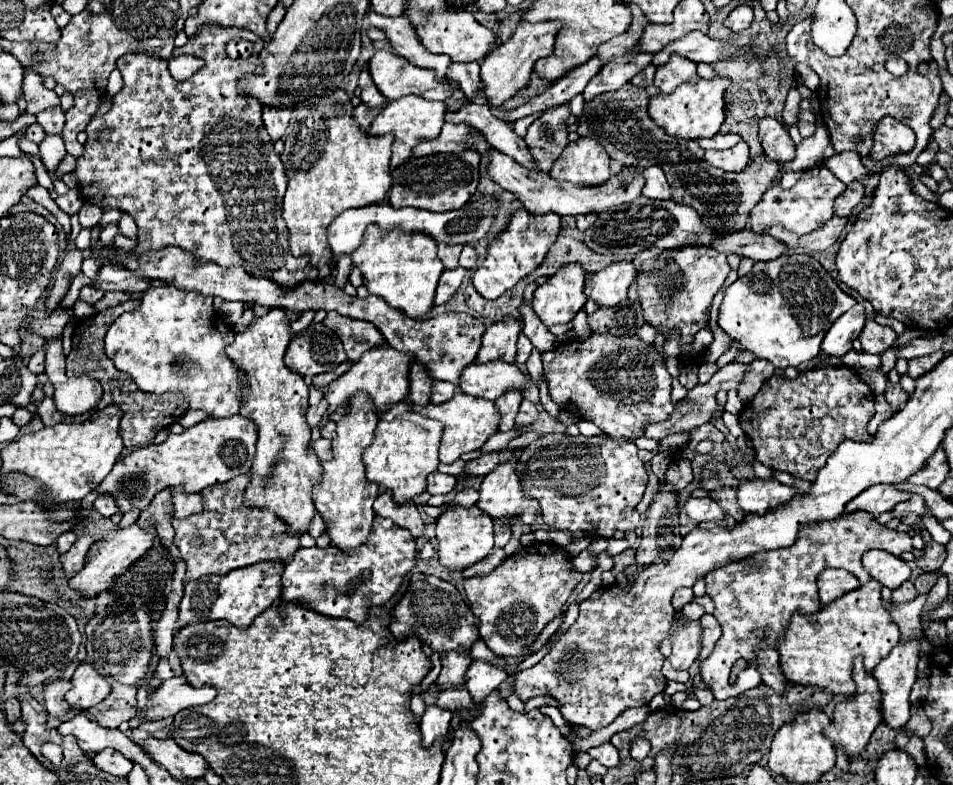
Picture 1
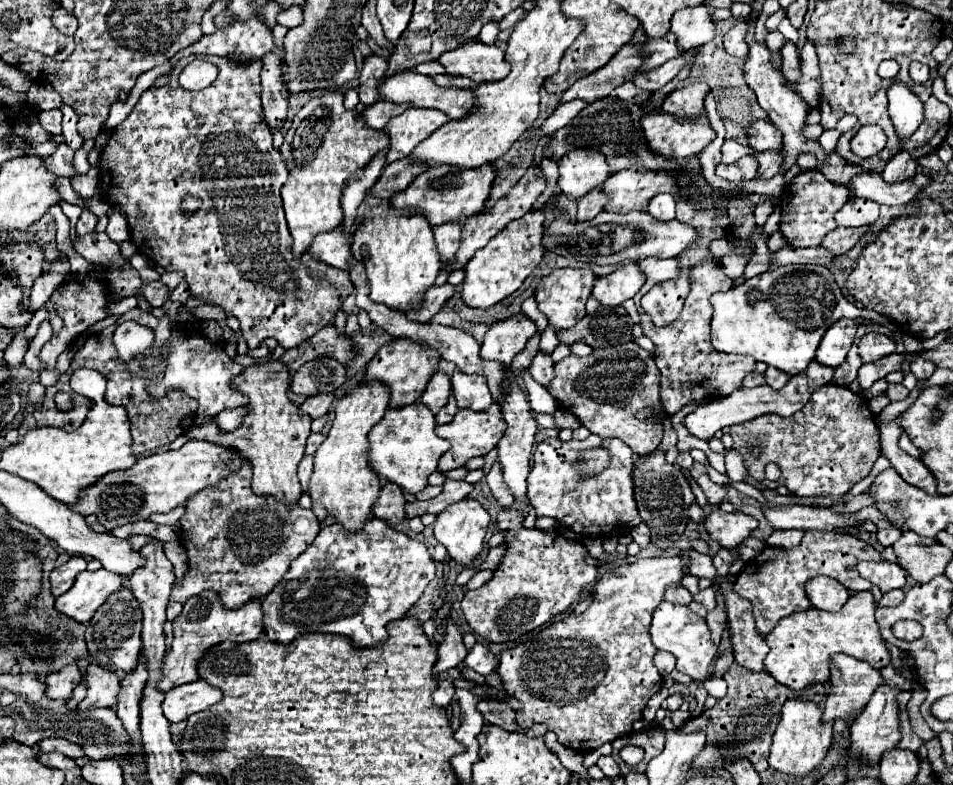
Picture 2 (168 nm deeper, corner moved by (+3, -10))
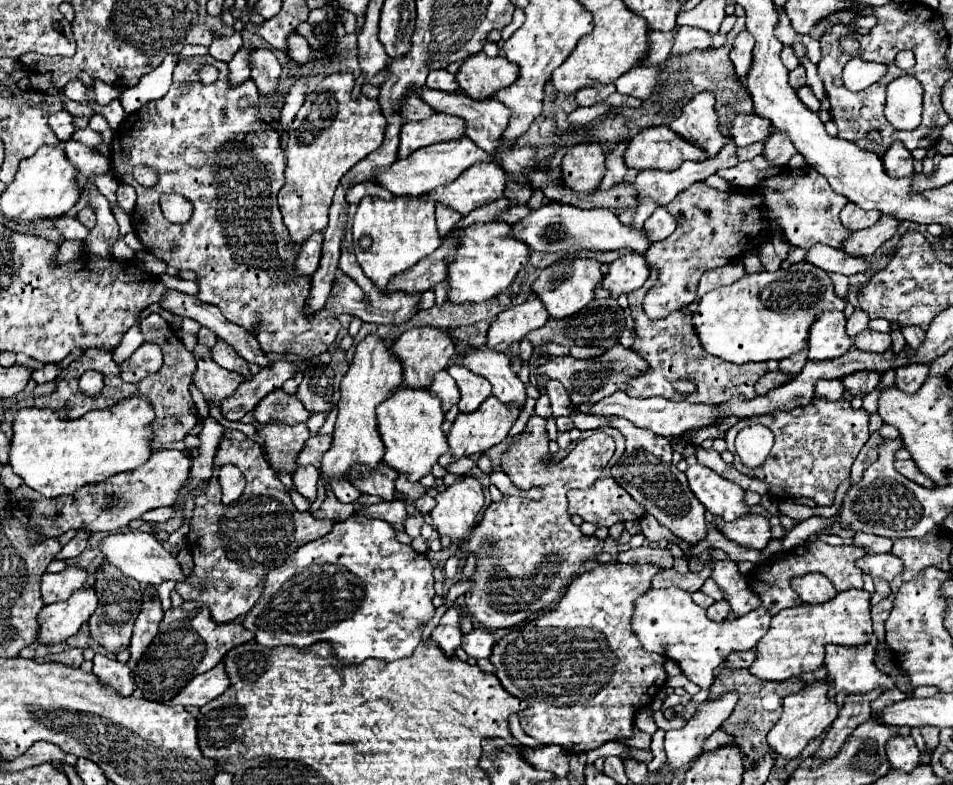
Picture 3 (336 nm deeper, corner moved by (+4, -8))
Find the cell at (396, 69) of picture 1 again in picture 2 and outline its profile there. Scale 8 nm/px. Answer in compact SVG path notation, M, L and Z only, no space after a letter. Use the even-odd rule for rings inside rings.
M403 71L381 79L379 93L383 99L393 103L411 103L415 107L439 109L451 119L465 119L465 115L471 113L471 107L475 107L473 89L443 89L437 87L431 77L415 71Z

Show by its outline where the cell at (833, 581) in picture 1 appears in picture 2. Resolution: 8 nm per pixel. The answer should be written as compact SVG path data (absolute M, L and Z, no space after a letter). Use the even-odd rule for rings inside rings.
M813 577L805 583L805 593L815 609L839 611L847 599L849 591L831 577Z

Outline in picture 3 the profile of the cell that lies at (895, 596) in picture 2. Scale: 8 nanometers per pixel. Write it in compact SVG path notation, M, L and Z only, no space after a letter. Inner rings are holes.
M874 579L874 587L876 587L876 591L874 591L874 595L872 595L872 605L880 603L882 599L886 599L886 597L892 595L890 585L888 585L886 581L882 581L882 579Z

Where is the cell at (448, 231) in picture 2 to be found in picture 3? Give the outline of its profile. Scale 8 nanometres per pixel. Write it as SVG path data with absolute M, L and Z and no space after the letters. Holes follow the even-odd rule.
M436 205L436 221L438 221L438 233L440 237L446 237L446 233L450 233L450 229L462 219L460 213L454 213L452 209L444 207L444 205Z

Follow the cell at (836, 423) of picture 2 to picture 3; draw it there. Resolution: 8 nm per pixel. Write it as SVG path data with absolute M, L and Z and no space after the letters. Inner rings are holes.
M814 397L810 405L802 409L792 409L790 413L772 413L752 419L740 419L724 435L728 451L734 453L734 437L742 425L762 423L774 433L774 447L766 463L758 469L746 469L740 459L734 459L734 467L750 477L758 477L768 483L768 489L776 497L810 497L818 505L832 505L834 493L844 479L850 477L850 467L858 457L860 449L870 437L868 429L870 413L866 409L852 409L848 399L830 401L824 397Z

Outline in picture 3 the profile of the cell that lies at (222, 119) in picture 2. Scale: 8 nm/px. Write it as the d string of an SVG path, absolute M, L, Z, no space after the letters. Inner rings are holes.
M212 55L204 57L186 57L180 59L176 65L176 79L170 87L170 91L158 99L146 103L140 111L130 113L126 121L118 127L114 133L112 145L110 145L110 169L114 177L120 183L132 185L136 189L136 207L132 211L132 227L136 231L136 237L142 241L144 249L152 253L154 257L162 259L166 265L176 269L192 269L196 273L198 283L198 299L202 303L216 305L222 309L222 315L246 331L252 331L254 325L258 325L256 339L264 353L292 353L306 357L306 353L320 355L328 351L328 347L334 343L336 337L328 337L338 333L340 313L350 313L354 317L360 317L368 323L382 323L382 325L400 325L410 321L418 313L418 301L422 293L378 293L378 289L372 289L368 297L360 293L358 283L350 279L346 273L338 273L334 279L330 297L326 305L316 311L314 315L304 313L306 301L310 297L310 277L308 275L296 275L294 263L296 263L296 249L286 233L286 227L282 225L282 215L276 203L276 195L280 187L284 185L284 151L280 145L280 135L270 129L266 121L260 119L258 109L258 89L252 79L232 85L228 79L228 65L224 61L214 59ZM200 65L214 65L220 71L220 77L212 85L198 83L196 71ZM266 143L266 165L260 161L258 153L262 145ZM134 167L150 167L156 171L158 181L152 187L140 185L132 171ZM166 193L180 193L194 205L194 213L188 223L174 225L164 219L160 209L160 197Z

